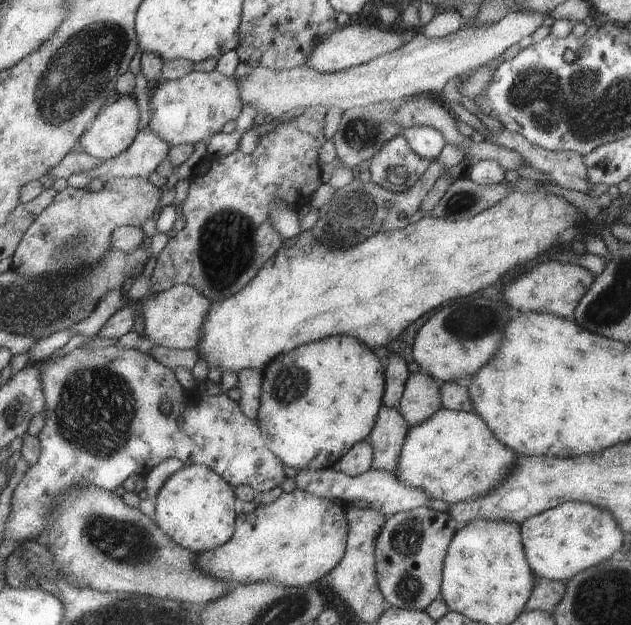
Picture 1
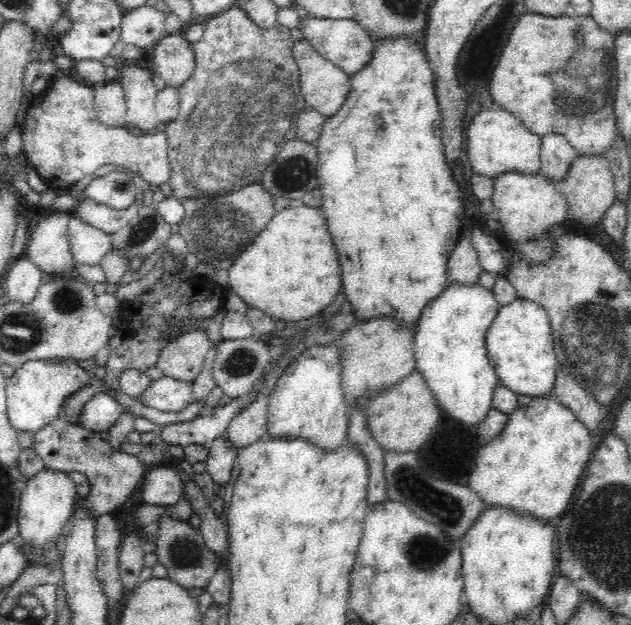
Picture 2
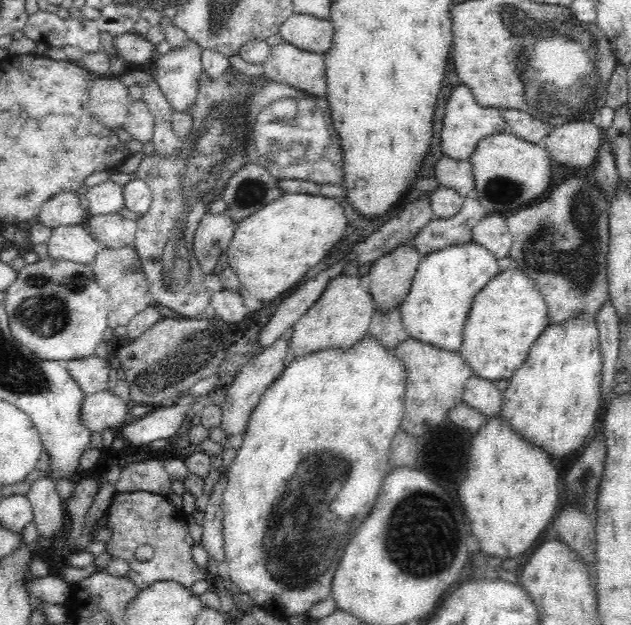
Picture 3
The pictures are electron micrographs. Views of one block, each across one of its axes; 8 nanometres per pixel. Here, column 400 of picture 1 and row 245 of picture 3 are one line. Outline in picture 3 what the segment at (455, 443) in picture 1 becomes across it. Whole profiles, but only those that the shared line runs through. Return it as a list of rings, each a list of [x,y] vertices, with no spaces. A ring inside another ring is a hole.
[[[470,240],[430,251],[421,258],[409,293],[400,304],[401,318],[410,338],[459,352],[463,328],[477,292],[500,272],[498,261],[484,246]]]

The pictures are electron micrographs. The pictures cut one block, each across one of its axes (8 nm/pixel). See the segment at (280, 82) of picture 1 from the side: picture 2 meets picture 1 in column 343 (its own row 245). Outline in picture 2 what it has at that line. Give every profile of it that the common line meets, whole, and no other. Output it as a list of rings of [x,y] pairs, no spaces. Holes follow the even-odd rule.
[[[72,215],[67,232],[75,261],[94,266],[113,248],[111,236]]]

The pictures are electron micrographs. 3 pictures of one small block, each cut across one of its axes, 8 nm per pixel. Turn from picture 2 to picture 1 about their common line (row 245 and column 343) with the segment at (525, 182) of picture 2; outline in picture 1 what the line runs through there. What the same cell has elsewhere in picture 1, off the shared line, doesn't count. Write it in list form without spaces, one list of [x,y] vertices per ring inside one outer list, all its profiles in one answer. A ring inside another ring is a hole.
[[[296,487],[292,492],[282,493],[271,504],[258,505],[253,512],[236,516],[232,538],[218,548],[196,554],[196,566],[216,580],[230,584],[276,582],[282,588],[308,586],[322,580],[344,556],[348,536],[348,521],[344,510],[326,498],[312,496]]]

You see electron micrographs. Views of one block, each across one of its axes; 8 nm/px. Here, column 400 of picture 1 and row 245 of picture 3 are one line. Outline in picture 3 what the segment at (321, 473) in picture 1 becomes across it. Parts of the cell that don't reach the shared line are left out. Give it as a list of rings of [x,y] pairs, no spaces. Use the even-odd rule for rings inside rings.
[[[498,213],[486,215],[474,225],[473,241],[492,252],[496,260],[509,255],[513,240],[507,220]]]

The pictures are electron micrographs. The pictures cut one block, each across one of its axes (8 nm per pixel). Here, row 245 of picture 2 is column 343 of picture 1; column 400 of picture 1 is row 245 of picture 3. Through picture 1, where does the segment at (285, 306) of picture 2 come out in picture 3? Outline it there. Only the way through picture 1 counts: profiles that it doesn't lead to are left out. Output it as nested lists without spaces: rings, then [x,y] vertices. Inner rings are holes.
[[[289,194],[266,204],[237,222],[226,250],[229,267],[238,275],[245,295],[261,302],[276,300],[314,268],[340,241],[346,228],[342,206],[334,198]]]

